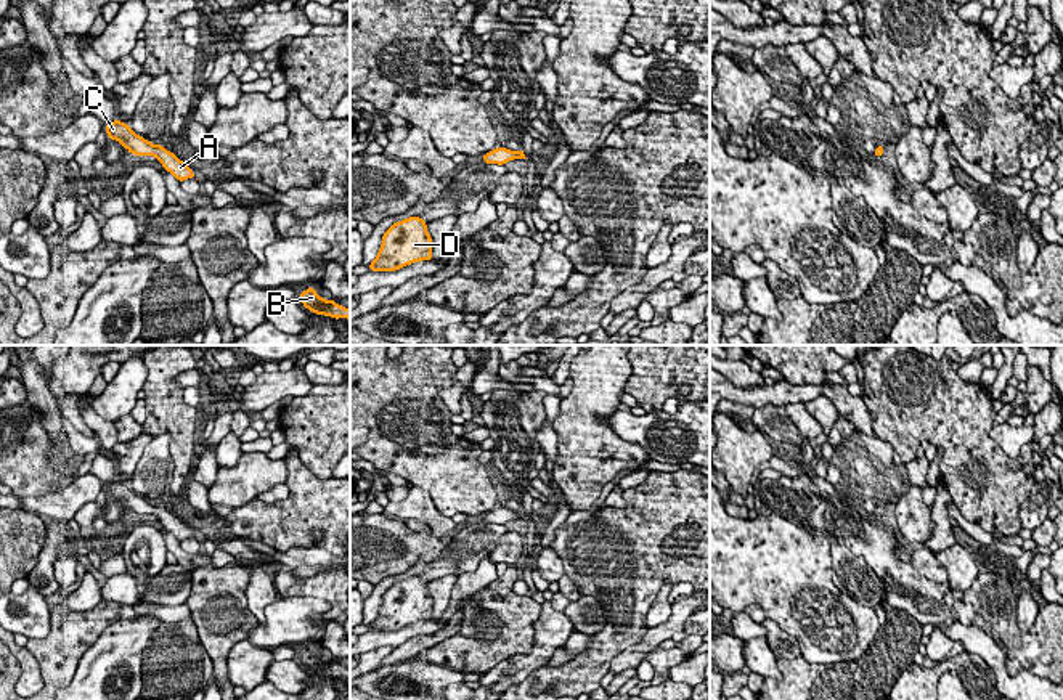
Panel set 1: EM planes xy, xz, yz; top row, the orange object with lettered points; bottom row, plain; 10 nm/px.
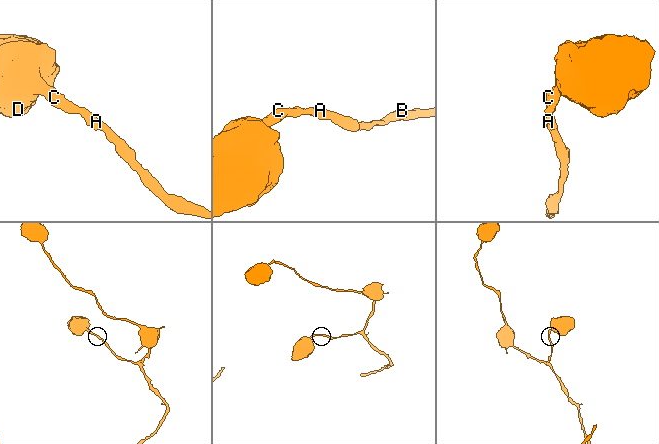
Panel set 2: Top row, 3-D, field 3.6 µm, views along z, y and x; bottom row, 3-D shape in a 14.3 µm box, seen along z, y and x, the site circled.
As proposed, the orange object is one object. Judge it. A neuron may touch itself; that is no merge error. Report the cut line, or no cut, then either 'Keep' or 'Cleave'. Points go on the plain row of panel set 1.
No split. Keep

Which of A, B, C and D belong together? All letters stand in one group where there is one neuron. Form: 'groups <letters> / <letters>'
groups A B C D

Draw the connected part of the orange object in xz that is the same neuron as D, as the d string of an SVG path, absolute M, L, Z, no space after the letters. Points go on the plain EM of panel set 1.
M408 576L393 583L382 596L377 617L369 623L369 631L395 631L421 620L432 620L432 597L427 581Z

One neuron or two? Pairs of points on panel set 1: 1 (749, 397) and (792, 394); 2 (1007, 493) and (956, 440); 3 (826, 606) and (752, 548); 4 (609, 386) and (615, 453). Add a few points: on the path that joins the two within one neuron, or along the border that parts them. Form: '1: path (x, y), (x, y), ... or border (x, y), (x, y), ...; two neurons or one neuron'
1: path (760, 395), (781, 394); one neuron
2: path (991, 487), (975, 471), (969, 456); one neuron
3: path (808, 599), (769, 561); one neuron
4: path (593, 402), (593, 431), (599, 437); one neuron

